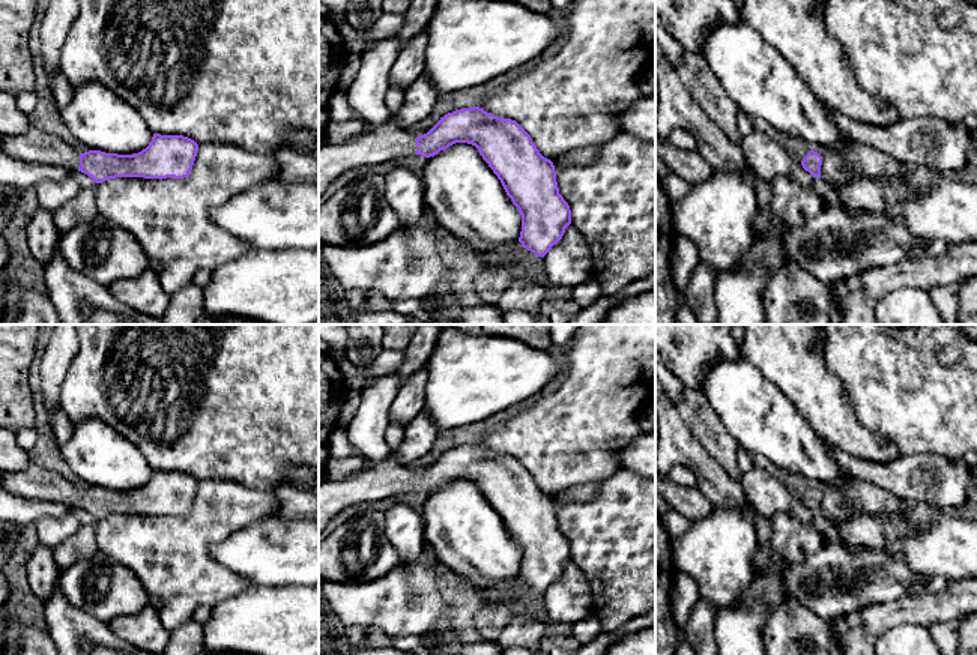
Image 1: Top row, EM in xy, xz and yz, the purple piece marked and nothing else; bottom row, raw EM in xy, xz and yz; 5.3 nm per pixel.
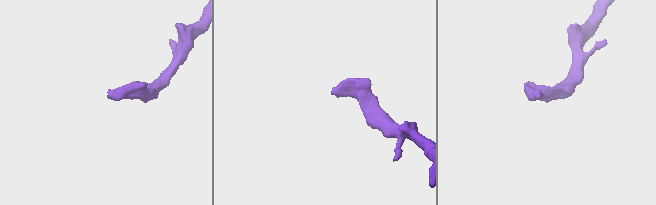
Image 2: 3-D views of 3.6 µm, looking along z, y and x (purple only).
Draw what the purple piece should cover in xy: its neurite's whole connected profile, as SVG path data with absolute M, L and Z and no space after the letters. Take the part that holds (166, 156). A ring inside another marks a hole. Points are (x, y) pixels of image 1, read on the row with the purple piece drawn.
M30 126L24 132L3 137L0 152L26 162L63 167L69 173L81 171L93 182L102 183L116 177L188 177L198 144L183 135L153 134L149 146L138 153L78 153L56 134Z

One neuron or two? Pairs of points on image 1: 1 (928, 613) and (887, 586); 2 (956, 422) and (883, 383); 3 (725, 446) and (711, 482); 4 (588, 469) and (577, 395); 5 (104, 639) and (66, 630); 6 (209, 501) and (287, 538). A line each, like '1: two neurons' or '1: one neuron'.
1: two neurons
2: one neuron
3: two neurons
4: one neuron
5: one neuron
6: two neurons

